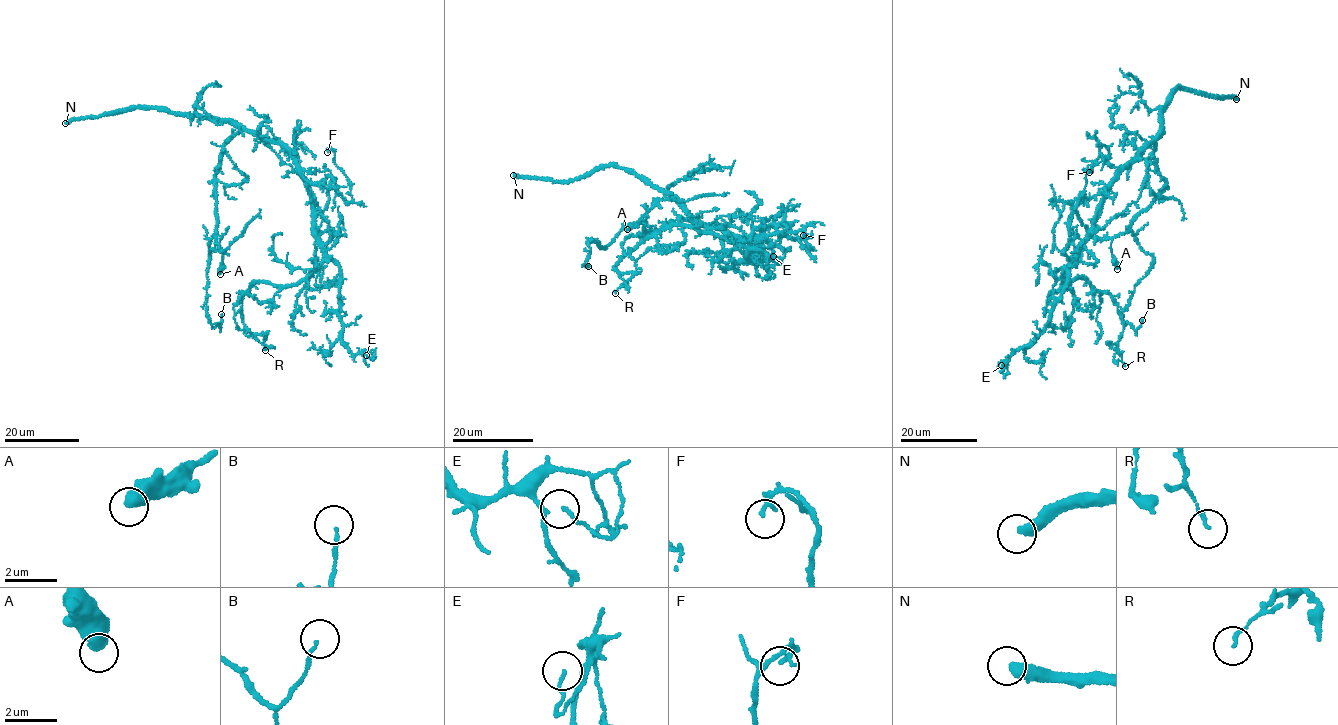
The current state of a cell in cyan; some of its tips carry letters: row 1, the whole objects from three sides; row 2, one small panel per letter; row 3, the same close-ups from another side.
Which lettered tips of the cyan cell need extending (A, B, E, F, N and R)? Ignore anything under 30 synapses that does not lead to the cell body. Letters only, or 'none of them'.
N

